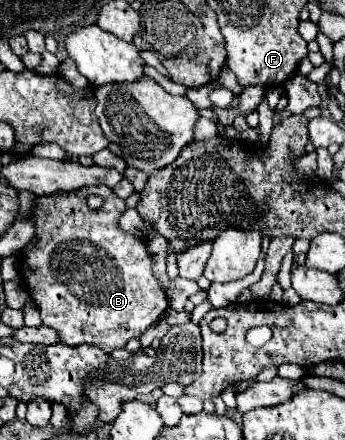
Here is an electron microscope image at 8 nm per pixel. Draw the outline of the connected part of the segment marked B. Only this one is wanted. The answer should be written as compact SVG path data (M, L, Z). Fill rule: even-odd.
M86 186L76 192L40 196L36 202L34 238L38 238L38 244L28 252L24 250L22 284L40 308L42 324L56 330L60 344L94 344L104 352L110 352L112 348L124 348L130 338L140 338L154 322L158 322L168 308L166 294L152 274L146 242L118 228L118 218L124 210L124 200L120 200L108 186ZM88 196L100 196L104 202L102 208L92 210L88 206Z

